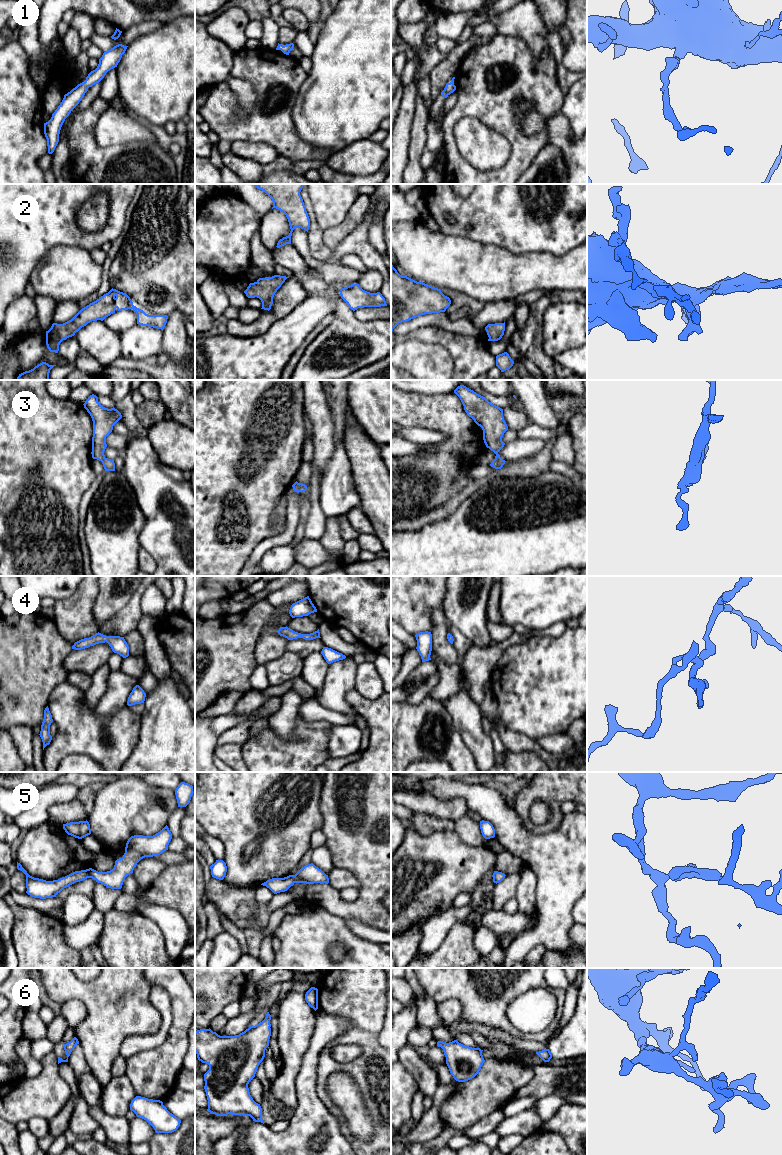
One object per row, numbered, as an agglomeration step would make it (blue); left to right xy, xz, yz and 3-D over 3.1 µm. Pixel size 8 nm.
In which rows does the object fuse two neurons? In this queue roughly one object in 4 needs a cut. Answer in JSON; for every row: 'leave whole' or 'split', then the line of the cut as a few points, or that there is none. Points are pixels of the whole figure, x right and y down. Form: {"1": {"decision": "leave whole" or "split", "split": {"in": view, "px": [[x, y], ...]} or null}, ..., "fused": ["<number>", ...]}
{"1": {"decision": "leave whole", "split": null}, "2": {"decision": "leave whole", "split": null}, "3": {"decision": "leave whole", "split": null}, "4": {"decision": "leave whole", "split": null}, "5": {"decision": "leave whole", "split": null}, "6": {"decision": "leave whole", "split": null}, "fused": []}

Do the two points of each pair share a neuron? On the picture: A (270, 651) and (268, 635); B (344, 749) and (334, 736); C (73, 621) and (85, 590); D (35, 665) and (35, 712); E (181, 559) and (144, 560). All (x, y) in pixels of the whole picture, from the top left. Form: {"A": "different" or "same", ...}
{"A": "same", "B": "same", "C": "same", "D": "same", "E": "different"}

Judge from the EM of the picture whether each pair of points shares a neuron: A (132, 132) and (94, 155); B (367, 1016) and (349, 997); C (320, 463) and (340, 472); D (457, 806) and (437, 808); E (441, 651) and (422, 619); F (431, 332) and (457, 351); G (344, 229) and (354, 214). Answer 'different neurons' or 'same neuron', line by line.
A: different neurons
B: same neuron
C: different neurons
D: same neuron
E: different neurons
F: same neuron
G: same neuron

